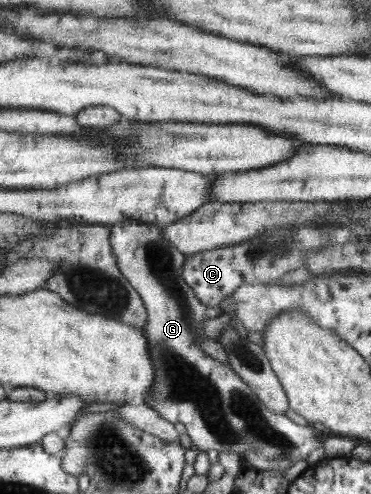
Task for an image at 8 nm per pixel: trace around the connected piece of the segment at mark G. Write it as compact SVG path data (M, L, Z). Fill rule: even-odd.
M127 219L111 227L110 245L118 267L128 283L140 294L148 312L144 334L149 339L150 355L154 360L155 380L150 394L144 403L151 406L163 420L180 422L187 429L192 445L199 450L236 452L244 459L249 451L261 452L269 460L288 459L293 463L306 461L313 450L323 447L310 426L299 426L287 416L275 414L261 402L254 391L243 382L242 377L228 365L202 350L198 336L205 335L202 329L204 320L219 317L223 310L207 306L196 297L194 290L186 283L184 272L185 255L169 242L162 229L155 224Z

